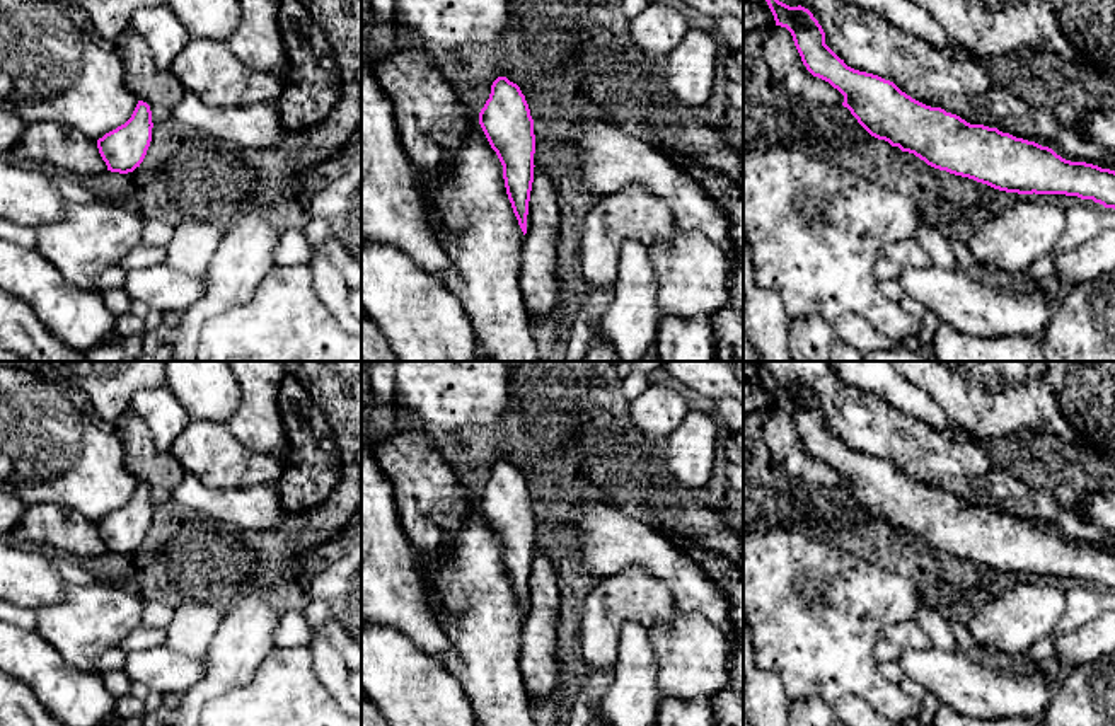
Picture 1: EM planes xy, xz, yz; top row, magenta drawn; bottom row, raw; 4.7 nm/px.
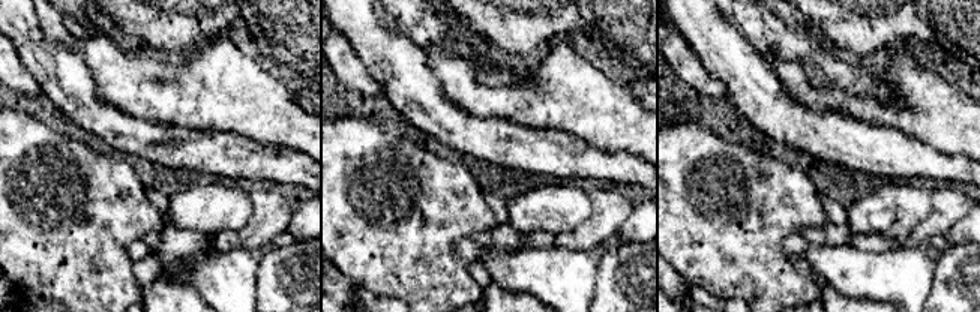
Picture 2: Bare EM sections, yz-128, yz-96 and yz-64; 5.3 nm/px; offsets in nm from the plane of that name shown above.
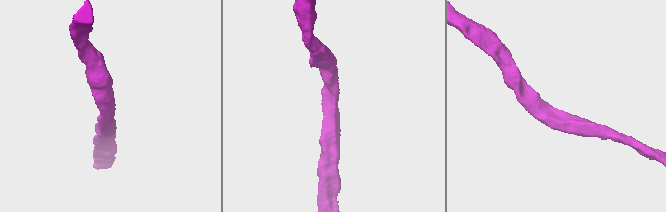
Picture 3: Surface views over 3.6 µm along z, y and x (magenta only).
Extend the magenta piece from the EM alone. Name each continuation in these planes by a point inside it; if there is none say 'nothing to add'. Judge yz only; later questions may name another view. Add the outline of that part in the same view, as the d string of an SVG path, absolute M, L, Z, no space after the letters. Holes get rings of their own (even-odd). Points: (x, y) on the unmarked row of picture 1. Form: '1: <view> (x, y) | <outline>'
nothing to add

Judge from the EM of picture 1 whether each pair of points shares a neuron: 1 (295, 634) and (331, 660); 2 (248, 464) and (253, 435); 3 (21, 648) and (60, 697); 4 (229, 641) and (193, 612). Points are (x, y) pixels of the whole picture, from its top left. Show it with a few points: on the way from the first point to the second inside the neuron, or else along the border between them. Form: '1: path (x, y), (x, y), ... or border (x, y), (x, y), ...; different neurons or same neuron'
1: border (300, 605), (311, 631), (309, 645); different neurons
2: border (225, 425), (246, 447), (280, 457); different neurons
3: path (33, 660), (57, 685); same neuron
4: border (227, 607), (203, 655); different neurons

